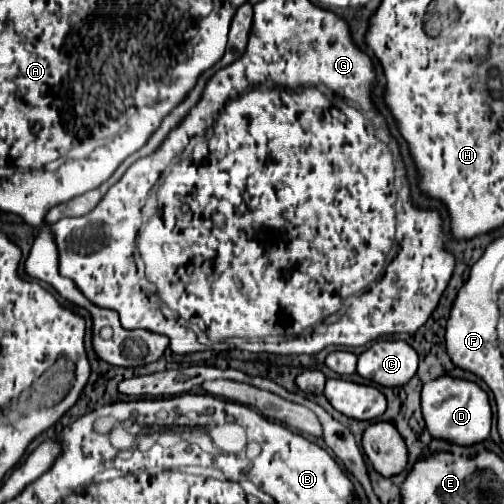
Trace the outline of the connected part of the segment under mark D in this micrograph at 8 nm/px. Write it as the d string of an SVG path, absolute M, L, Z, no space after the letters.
M438 377L424 383L422 387L422 417L428 433L434 439L442 439L458 447L470 447L488 439L492 409L488 403L488 395L476 383L452 377Z

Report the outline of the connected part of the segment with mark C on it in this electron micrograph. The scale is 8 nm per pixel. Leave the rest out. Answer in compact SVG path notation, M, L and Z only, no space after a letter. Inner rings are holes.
M376 341L358 357L356 373L382 387L406 385L418 369L416 351L404 341Z

